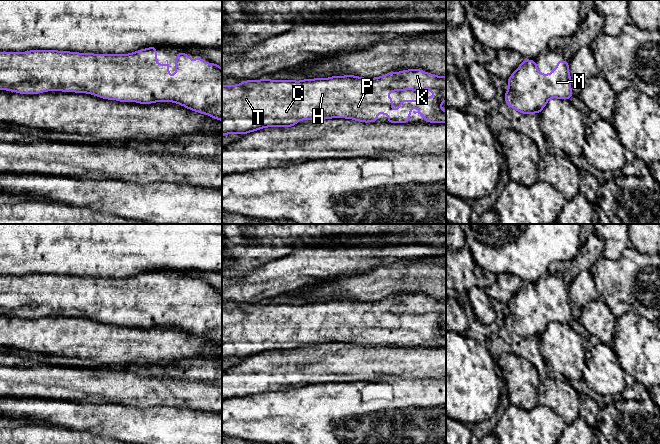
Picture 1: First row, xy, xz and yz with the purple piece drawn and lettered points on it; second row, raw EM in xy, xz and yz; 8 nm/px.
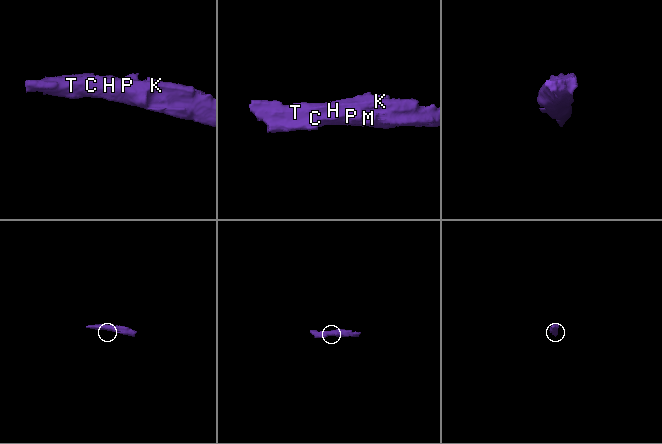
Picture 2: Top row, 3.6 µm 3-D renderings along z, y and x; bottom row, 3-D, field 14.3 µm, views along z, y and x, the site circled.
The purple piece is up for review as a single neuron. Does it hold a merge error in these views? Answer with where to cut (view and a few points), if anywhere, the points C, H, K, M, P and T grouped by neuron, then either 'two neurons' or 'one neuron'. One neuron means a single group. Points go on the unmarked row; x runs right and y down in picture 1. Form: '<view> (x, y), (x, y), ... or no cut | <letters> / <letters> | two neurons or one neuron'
no cut | C H K M P T | one neuron

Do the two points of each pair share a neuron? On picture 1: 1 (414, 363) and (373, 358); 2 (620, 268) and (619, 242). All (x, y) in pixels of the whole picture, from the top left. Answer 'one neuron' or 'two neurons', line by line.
1: one neuron
2: two neurons

